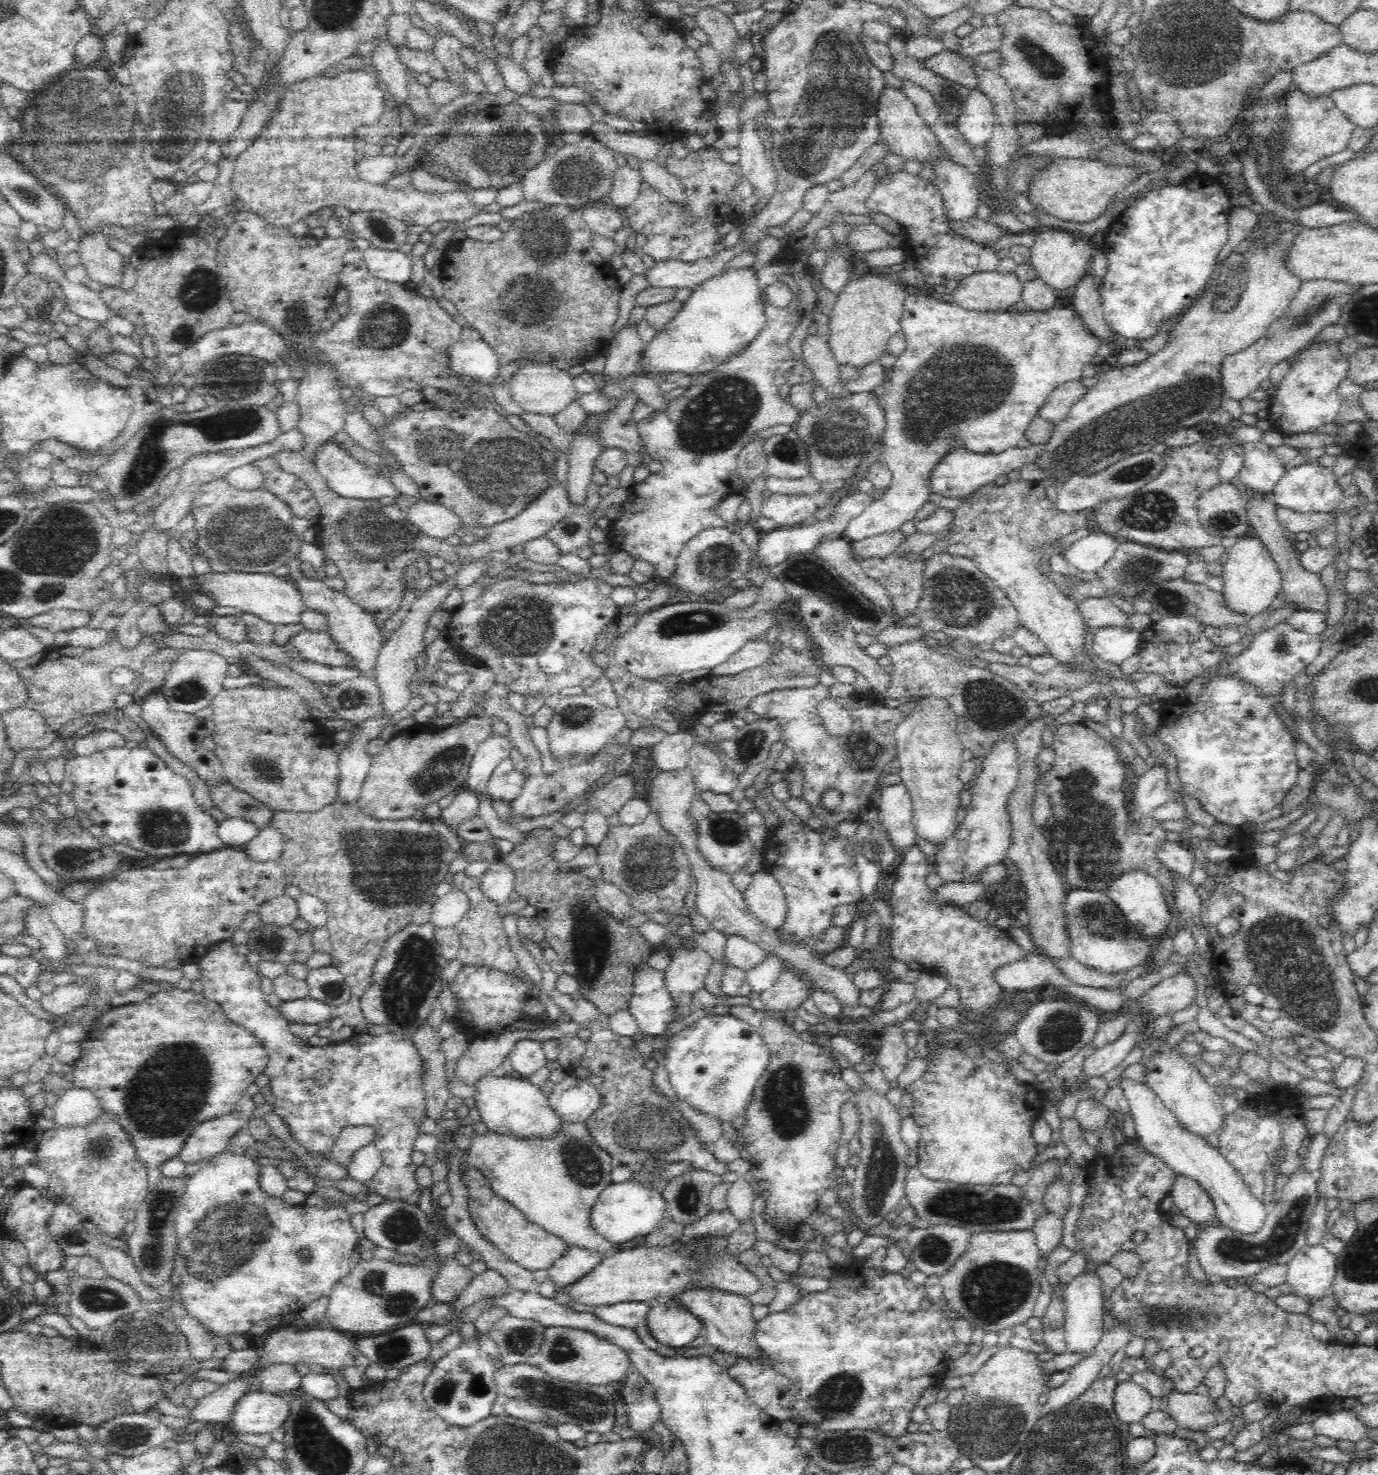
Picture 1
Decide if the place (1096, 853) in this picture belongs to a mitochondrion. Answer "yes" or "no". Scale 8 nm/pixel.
yes

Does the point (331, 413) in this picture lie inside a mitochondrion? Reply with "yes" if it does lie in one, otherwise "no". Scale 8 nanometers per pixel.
no

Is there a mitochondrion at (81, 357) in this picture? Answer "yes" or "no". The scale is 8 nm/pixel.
no

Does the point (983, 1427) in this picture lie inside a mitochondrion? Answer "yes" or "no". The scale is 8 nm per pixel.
yes

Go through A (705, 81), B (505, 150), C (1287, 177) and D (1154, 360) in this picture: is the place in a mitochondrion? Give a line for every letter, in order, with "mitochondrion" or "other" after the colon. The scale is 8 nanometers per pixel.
A: other
B: mitochondrion
C: other
D: other

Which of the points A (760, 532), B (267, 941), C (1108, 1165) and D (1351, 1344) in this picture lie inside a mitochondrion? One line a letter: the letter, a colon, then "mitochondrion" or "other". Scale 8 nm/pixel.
A: other
B: mitochondrion
C: other
D: other

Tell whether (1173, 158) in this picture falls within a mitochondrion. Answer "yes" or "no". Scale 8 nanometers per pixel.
no

